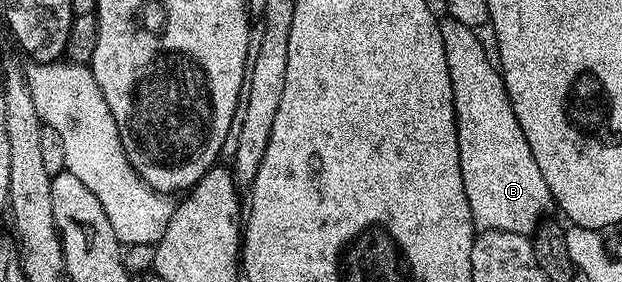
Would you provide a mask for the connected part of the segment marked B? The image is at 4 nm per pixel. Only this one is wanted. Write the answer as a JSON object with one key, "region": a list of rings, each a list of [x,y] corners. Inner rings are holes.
{"region":[[[445,17],[440,22],[440,31],[454,92],[458,156],[472,225],[480,232],[501,230],[531,235],[554,203],[546,180],[542,180],[538,160],[534,160],[534,152],[530,152],[526,136],[522,136],[518,116],[504,87],[504,75],[490,54],[488,59],[473,27]]]}

